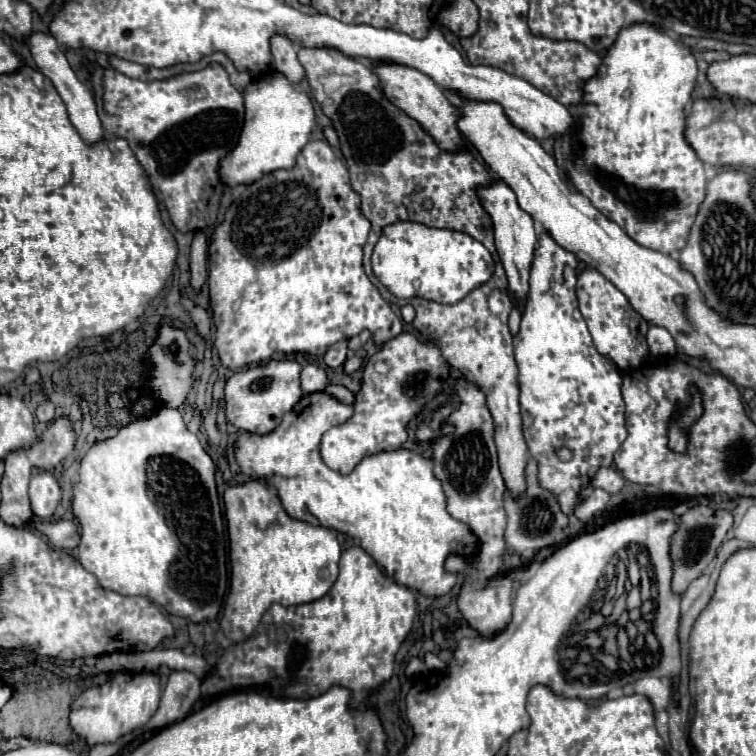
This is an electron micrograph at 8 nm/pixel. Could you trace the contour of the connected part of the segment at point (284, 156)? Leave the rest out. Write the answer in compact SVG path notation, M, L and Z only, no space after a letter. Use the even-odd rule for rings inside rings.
M273 72L267 74L255 82L251 82L245 92L245 122L239 134L239 142L237 146L219 162L219 178L225 186L241 186L241 184L251 184L255 180L259 180L263 174L267 172L275 172L279 168L291 170L295 166L295 158L299 154L299 150L311 140L311 132L315 128L315 110L313 104L309 100L309 96L305 92L301 92L295 84L291 84L283 74Z

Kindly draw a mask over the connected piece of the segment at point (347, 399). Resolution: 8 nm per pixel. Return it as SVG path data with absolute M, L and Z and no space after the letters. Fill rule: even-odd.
M329 384L329 386L325 388L325 392L331 394L333 398L337 398L337 400L343 402L343 404L353 404L353 402L355 402L355 394L353 394L351 390L347 390L345 386L341 386L341 384Z

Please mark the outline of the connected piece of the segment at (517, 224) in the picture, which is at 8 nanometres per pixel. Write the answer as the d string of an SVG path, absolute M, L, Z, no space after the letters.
M497 180L487 188L479 188L479 198L483 202L483 208L489 212L493 224L495 224L495 246L501 258L501 264L505 268L507 280L509 280L509 294L515 306L523 306L527 300L527 292L529 292L529 272L531 272L531 262L533 262L533 252L535 252L535 242L537 242L537 234L533 228L533 218L523 212L517 204L517 198L513 194L513 190Z

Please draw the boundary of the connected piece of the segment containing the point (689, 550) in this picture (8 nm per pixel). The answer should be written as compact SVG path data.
M699 504L679 516L679 526L671 536L671 550L669 550L669 556L673 562L671 588L675 594L683 596L689 584L705 574L707 566L715 560L717 548L725 540L731 526L733 526L733 514L731 510L725 510L725 508L711 508L711 506Z

